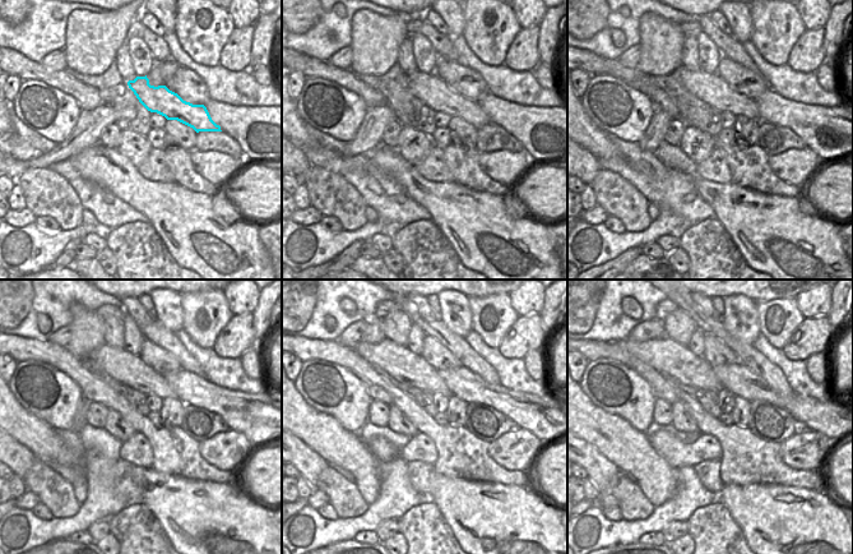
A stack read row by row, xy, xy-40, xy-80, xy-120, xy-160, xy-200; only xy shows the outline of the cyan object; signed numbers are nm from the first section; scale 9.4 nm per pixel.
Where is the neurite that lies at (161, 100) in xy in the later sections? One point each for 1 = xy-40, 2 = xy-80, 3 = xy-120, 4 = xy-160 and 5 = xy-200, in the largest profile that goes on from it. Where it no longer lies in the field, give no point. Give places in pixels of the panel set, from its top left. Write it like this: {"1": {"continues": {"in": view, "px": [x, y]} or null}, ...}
{"1": {"continues": {"in": "xy-40", "px": [430, 89]}}, "2": {"continues": {"in": "xy-80", "px": [710, 88]}}, "3": {"continues": {"in": "xy-120", "px": [129, 369]}}, "4": {"continues": {"in": "xy-160", "px": [403, 365]}}, "5": {"continues": {"in": "xy-200", "px": [667, 356]}}}

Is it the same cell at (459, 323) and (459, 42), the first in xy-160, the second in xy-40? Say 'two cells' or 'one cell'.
two cells

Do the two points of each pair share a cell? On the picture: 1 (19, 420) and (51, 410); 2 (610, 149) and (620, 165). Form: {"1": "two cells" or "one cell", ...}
{"1": "two cells", "2": "two cells"}

